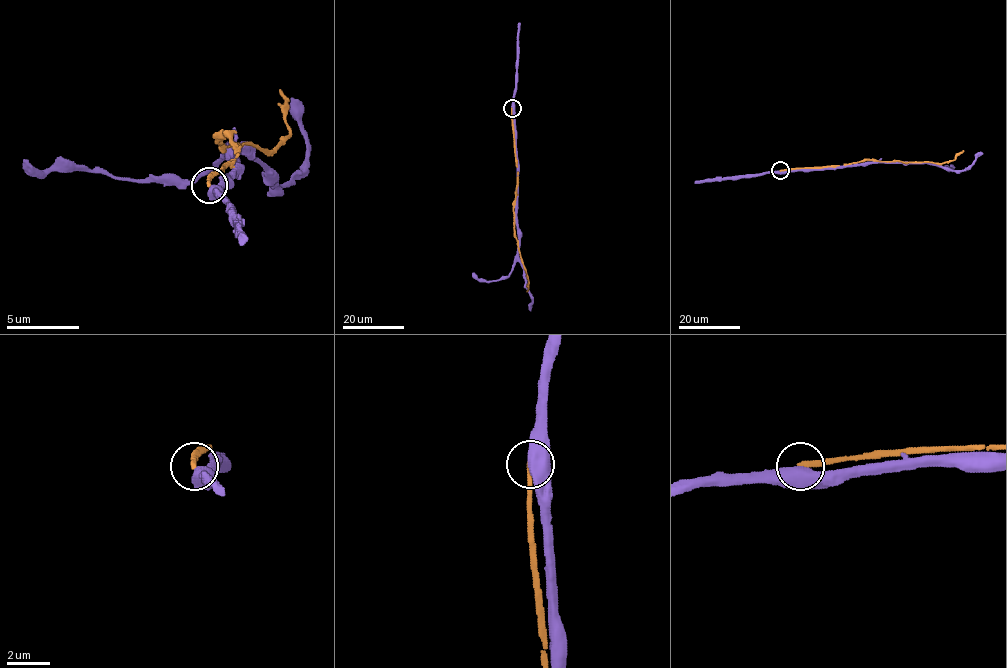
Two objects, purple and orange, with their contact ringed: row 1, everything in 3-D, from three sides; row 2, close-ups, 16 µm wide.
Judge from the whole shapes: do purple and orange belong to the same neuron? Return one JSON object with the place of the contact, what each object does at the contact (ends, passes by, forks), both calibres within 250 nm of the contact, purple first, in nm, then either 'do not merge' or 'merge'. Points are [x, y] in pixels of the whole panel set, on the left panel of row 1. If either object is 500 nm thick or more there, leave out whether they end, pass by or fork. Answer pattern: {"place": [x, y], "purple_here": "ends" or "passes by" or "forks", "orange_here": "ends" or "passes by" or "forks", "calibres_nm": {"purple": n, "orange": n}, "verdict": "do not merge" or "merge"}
{"place": [209, 185], "calibres_nm": {"purple": 700, "orange": 240}, "verdict": "do not merge"}

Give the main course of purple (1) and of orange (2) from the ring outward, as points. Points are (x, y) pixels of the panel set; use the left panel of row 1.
1: (208, 187), (234, 173), (234, 147), (284, 184), (306, 158), (299, 100)
2: (208, 184), (237, 155), (237, 147), (226, 133), (219, 140), (252, 144), (270, 151), (288, 133), (281, 90)

